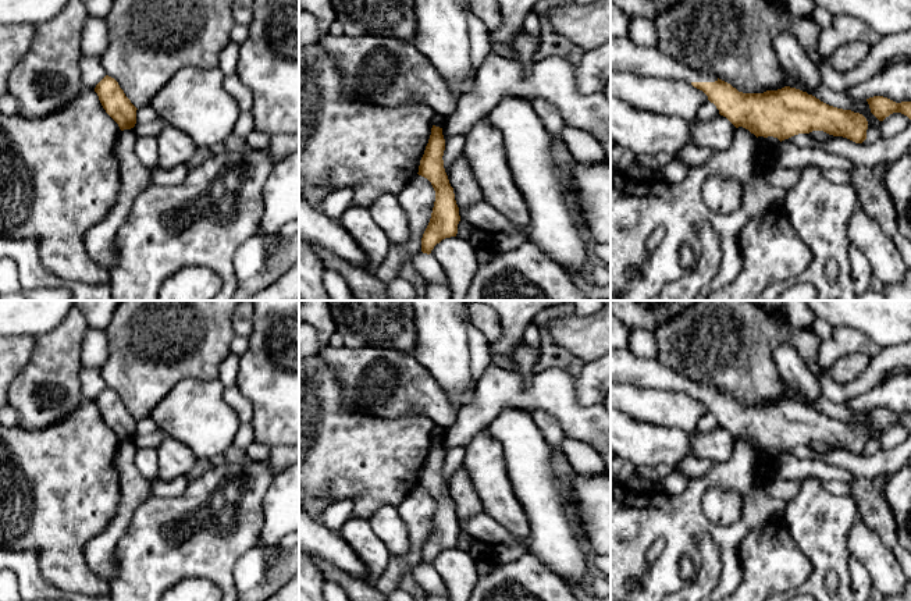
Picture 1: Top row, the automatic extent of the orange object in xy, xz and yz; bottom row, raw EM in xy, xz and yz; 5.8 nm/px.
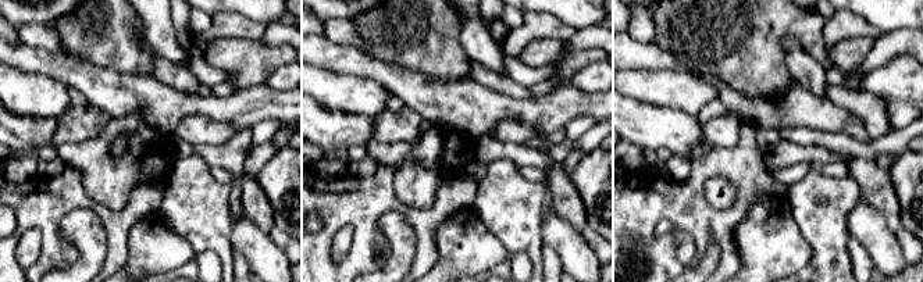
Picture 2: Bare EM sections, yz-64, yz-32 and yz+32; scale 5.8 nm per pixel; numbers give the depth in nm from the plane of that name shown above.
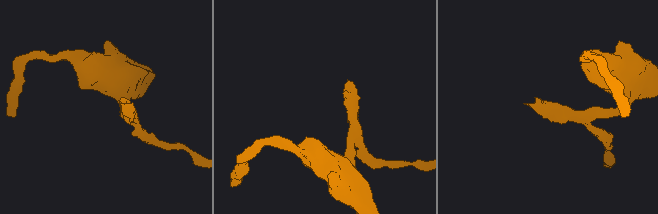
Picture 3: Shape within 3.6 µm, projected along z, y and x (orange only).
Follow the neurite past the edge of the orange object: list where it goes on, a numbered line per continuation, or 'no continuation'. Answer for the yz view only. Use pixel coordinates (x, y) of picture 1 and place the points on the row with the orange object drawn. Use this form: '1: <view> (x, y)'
1: yz (625, 56)

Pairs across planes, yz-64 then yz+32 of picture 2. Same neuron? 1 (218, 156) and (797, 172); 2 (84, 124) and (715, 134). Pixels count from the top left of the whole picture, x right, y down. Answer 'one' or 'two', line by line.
1: two
2: one

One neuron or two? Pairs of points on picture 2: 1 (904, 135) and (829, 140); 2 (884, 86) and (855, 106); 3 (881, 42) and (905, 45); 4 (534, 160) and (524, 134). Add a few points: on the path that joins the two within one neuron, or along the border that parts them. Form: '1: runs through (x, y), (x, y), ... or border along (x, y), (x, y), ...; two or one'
1: runs through (886, 145), (879, 147), (852, 147), (847, 145); one
2: border along (858, 90), (866, 90), (881, 99); two
3: runs through (887, 42), (900, 42); one
4: border along (494, 138), (502, 142), (520, 142), (524, 145); two

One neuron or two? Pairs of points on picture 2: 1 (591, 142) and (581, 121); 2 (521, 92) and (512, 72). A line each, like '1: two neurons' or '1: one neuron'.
1: two neurons
2: two neurons

